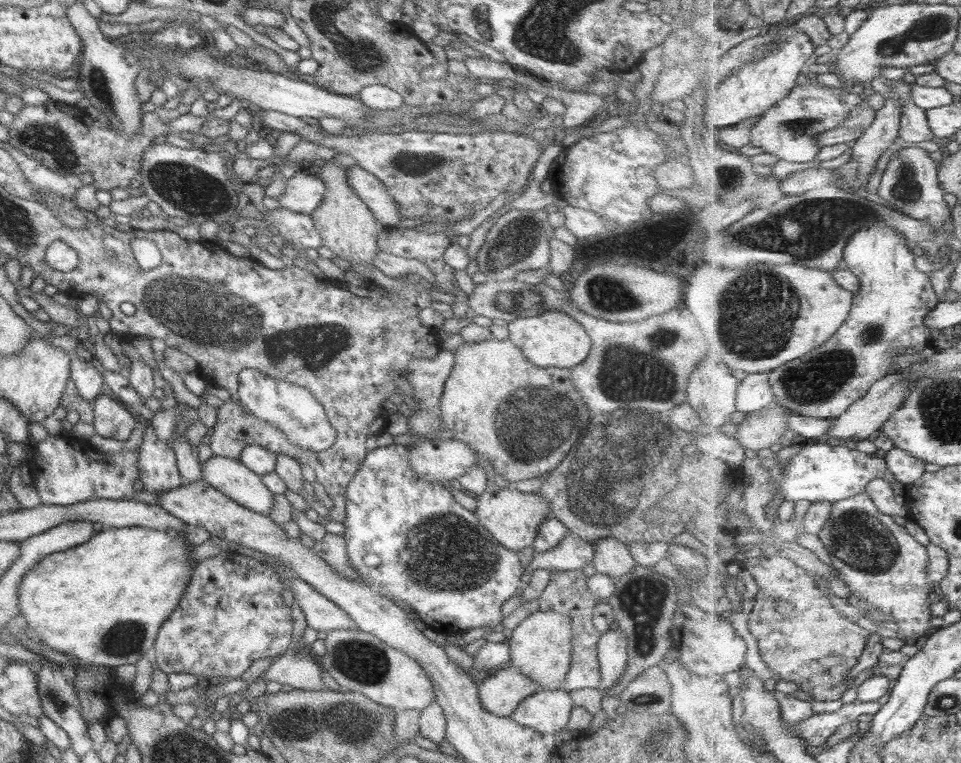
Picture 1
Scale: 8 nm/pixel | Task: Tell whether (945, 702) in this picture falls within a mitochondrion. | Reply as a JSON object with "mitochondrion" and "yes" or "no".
{"mitochondrion":"yes"}

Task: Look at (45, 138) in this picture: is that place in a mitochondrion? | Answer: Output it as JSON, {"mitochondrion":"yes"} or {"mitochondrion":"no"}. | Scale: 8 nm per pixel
{"mitochondrion":"yes"}

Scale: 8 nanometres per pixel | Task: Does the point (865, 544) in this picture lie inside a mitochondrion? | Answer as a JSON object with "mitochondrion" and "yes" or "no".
{"mitochondrion":"yes"}

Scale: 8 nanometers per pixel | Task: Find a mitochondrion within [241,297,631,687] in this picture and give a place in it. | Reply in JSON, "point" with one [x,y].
{"point":[528,429]}

